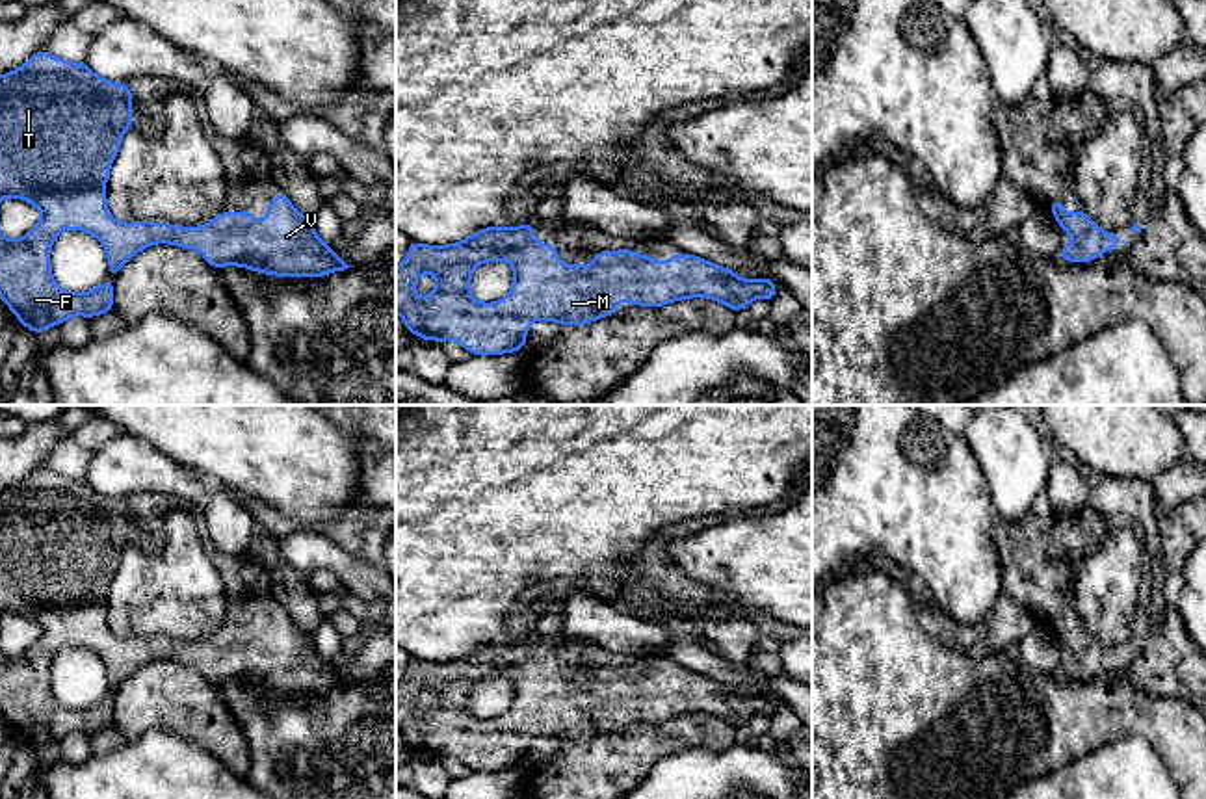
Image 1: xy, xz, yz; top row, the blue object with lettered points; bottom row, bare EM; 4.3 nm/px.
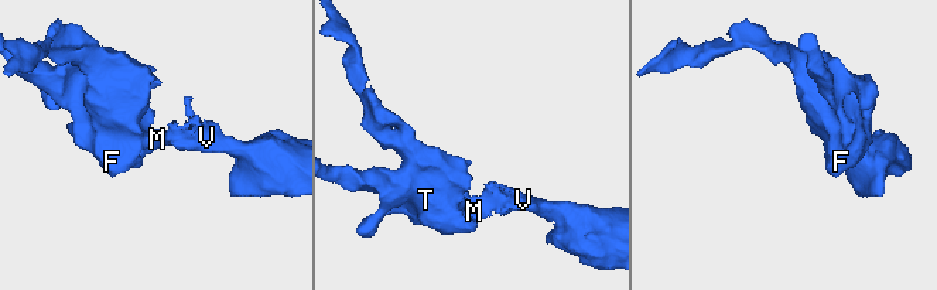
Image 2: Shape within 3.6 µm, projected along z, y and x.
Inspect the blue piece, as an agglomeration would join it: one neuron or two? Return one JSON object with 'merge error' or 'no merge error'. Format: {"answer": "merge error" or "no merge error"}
{"answer": "no merge error"}

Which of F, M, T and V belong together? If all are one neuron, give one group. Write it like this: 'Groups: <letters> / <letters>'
Groups: F M T V

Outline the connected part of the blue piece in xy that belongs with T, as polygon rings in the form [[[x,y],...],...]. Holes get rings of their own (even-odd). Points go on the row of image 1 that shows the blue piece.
[[[45,50],[35,52],[22,67],[0,74],[0,201],[19,197],[41,212],[39,223],[26,236],[6,240],[0,234],[0,299],[22,327],[39,334],[52,325],[61,325],[71,316],[95,318],[113,310],[113,277],[138,251],[152,243],[199,249],[214,269],[240,266],[275,277],[325,277],[353,268],[318,238],[314,221],[299,214],[282,190],[279,190],[277,199],[268,201],[266,221],[256,221],[249,210],[219,212],[210,223],[195,229],[151,221],[115,221],[106,203],[106,178],[119,152],[123,134],[134,124],[132,100],[132,91],[125,82],[106,82],[87,63],[71,63]],[[67,229],[91,232],[104,245],[111,275],[108,282],[84,294],[63,292],[56,284],[50,269],[50,247],[56,236]]]

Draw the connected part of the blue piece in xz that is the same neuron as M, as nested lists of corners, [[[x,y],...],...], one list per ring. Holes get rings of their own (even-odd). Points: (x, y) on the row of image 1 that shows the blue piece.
[[[530,219],[515,229],[485,227],[450,245],[411,242],[396,268],[396,312],[405,329],[424,340],[455,340],[470,355],[526,347],[535,320],[587,325],[613,316],[621,295],[632,307],[710,297],[736,312],[758,297],[771,303],[775,294],[773,279],[740,279],[680,249],[663,266],[628,247],[598,251],[587,266],[559,264],[557,247],[539,245]],[[492,260],[513,264],[513,288],[502,301],[479,303],[470,294],[470,275]],[[422,273],[439,277],[429,297],[414,292]]]

